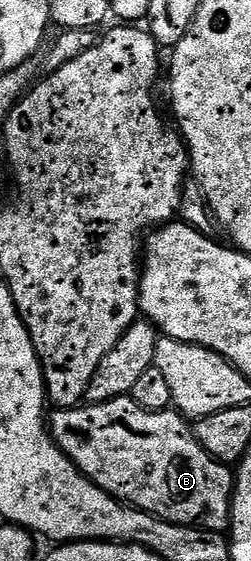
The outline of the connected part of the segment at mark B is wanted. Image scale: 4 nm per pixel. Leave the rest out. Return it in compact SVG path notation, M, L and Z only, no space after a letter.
M123 395L109 403L88 403L87 405L78 407L53 410L50 415L50 434L53 441L62 449L62 453L66 453L66 457L72 459L73 465L77 467L91 483L98 484L103 491L110 493L115 499L120 500L120 502L137 507L139 511L156 515L159 519L165 519L168 523L177 523L183 527L200 527L203 531L219 531L221 533L229 530L232 522L233 468L220 463L214 457L210 457L210 453L206 453L206 449L202 449L202 445L198 445L189 420L181 415L179 411L175 409L147 411L139 407L131 397Z

